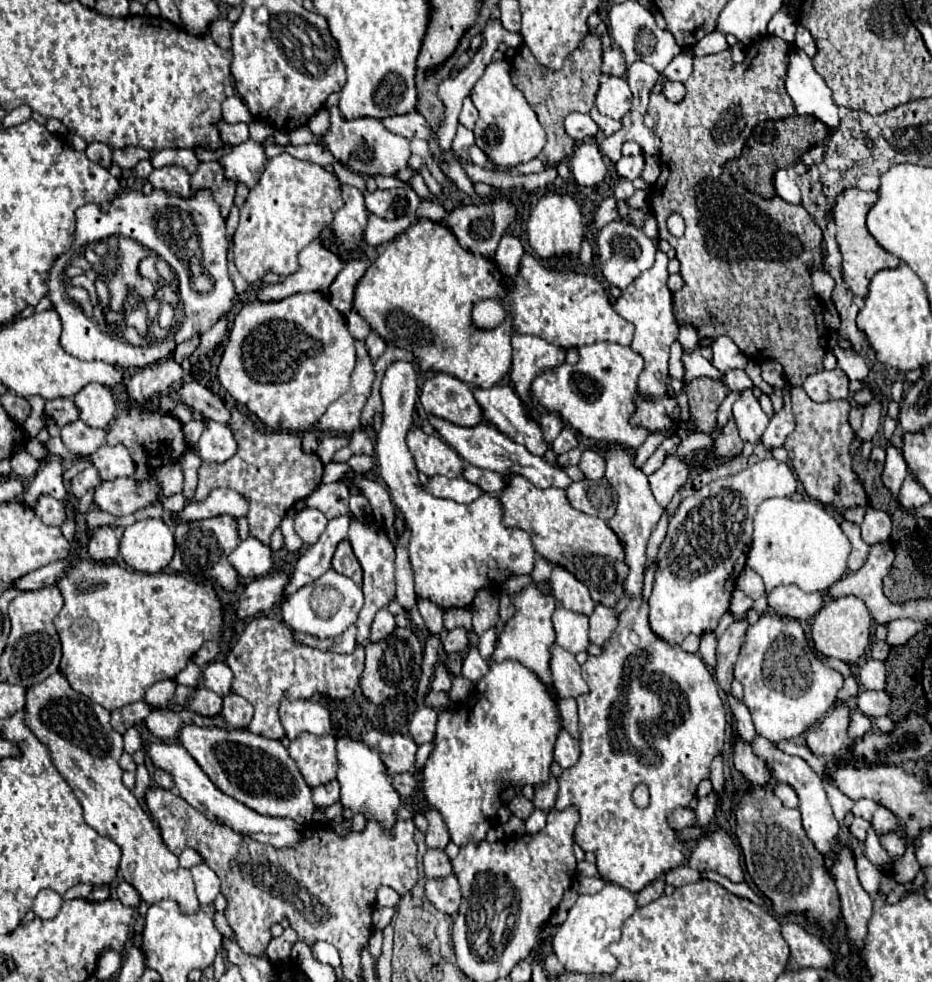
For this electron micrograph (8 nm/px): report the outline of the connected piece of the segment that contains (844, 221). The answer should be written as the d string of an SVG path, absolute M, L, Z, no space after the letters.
M849 188L837 198L837 202L833 206L833 222L837 226L837 244L839 244L839 250L843 254L843 280L847 282L849 290L859 298L867 296L869 280L875 272L879 272L883 268L895 268L899 264L899 258L889 254L887 250L883 250L873 240L873 236L869 234L869 230L865 226L867 210L875 204L875 198L877 198L877 192Z

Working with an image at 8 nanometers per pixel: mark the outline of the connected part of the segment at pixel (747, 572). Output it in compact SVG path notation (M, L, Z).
M747 566L747 568L743 570L743 574L739 576L739 580L737 580L737 588L739 588L741 592L747 592L749 598L753 598L753 600L765 594L761 578L759 578L749 566Z

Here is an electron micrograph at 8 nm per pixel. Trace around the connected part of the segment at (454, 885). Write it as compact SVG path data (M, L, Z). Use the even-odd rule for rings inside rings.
M453 874L447 878L439 878L439 880L427 880L425 894L437 910L451 914L451 916L457 914L459 904L461 904L461 890Z

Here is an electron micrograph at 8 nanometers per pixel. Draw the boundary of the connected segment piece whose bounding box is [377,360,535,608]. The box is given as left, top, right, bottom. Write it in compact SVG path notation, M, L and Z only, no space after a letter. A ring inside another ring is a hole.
M395 360L393 364L389 364L389 368L383 374L383 382L381 382L383 424L377 432L379 470L381 470L385 484L389 486L393 504L399 508L399 512L403 514L405 522L411 528L409 558L411 558L411 566L413 566L417 596L423 600L431 600L439 608L467 608L479 588L491 588L493 584L502 584L509 574L529 574L533 570L533 562L535 562L535 548L525 530L503 526L503 522L501 522L503 504L501 504L499 496L481 494L475 502L465 506L465 504L457 504L451 500L439 500L419 484L417 466L407 448L407 432L413 426L417 392L419 392L417 372L415 372L413 364L405 362L405 360Z

